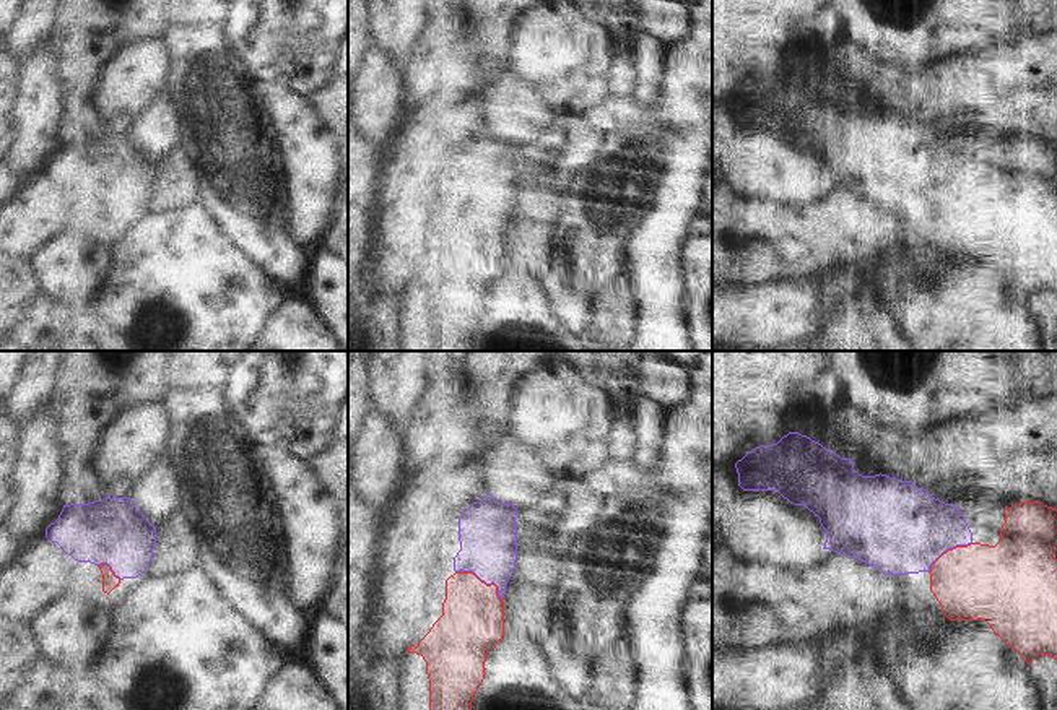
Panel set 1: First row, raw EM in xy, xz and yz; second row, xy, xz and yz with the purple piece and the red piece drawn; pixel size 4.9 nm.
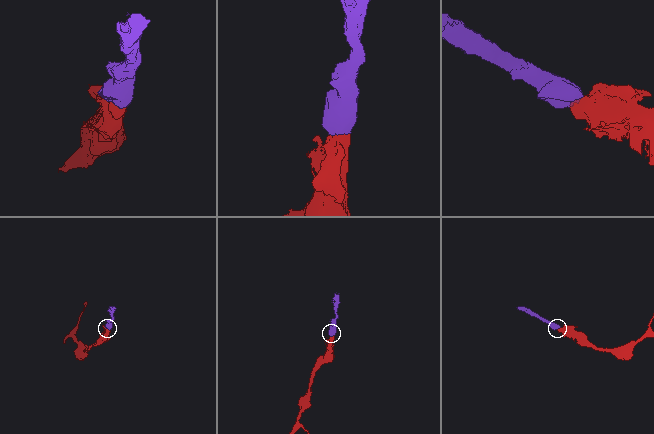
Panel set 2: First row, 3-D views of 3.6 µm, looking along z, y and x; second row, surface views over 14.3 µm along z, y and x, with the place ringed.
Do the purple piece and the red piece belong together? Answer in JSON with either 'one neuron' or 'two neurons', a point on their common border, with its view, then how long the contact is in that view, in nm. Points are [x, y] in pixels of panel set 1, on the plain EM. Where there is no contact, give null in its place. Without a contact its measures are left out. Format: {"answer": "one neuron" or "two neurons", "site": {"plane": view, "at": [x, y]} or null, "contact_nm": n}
{"answer": "one neuron", "site": {"plane": "xz", "at": [482, 216]}, "contact_nm": 280}

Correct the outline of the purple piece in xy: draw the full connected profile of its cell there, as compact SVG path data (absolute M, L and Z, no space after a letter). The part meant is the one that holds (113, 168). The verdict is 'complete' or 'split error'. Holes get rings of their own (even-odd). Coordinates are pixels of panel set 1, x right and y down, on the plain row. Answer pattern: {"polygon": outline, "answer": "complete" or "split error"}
{"polygon": "M109 130L89 140L63 141L59 154L46 164L46 174L78 198L91 198L102 210L102 227L111 229L124 214L141 211L153 195L156 162L135 143L130 133Z", "answer": "split error"}

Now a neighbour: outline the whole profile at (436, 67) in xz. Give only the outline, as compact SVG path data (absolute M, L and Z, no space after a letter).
M437 28L415 45L403 71L403 102L411 109L439 96L457 96L465 78L465 54L459 29Z

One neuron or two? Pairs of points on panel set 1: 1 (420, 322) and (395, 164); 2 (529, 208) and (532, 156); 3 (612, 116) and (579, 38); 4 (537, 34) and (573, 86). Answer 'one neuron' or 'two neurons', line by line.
1: two neurons
2: two neurons
3: two neurons
4: one neuron

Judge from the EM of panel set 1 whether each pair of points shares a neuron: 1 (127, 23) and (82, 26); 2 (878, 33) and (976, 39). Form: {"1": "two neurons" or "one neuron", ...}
{"1": "one neuron", "2": "one neuron"}

